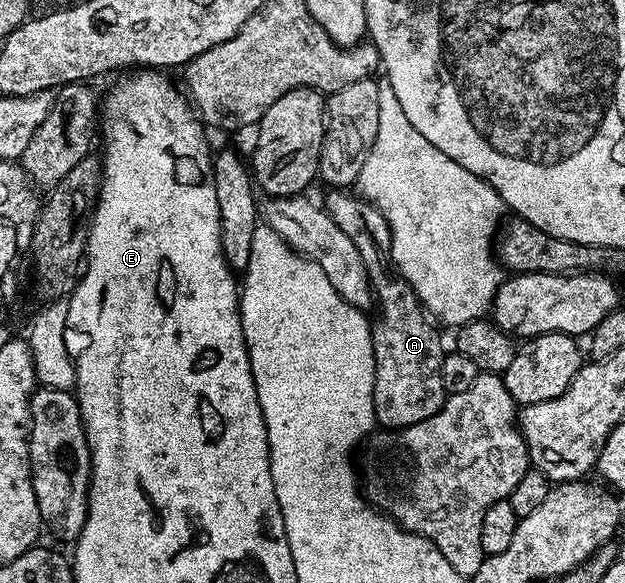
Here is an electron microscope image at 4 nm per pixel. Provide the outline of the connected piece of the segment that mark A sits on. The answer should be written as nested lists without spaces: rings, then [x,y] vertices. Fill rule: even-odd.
[[[331,190],[328,191],[325,207],[327,213],[349,234],[349,239],[353,241],[353,246],[357,246],[357,251],[361,253],[361,258],[365,262],[365,270],[371,279],[371,289],[375,292],[375,304],[379,308],[379,317],[374,317],[371,325],[371,337],[373,338],[373,379],[371,381],[371,406],[373,416],[384,429],[408,428],[425,418],[433,418],[437,410],[441,410],[445,399],[443,383],[441,382],[441,362],[445,355],[443,340],[439,337],[437,329],[431,325],[431,320],[427,317],[427,312],[423,309],[423,304],[419,301],[417,293],[411,289],[411,284],[407,280],[402,280],[395,273],[395,268],[391,265],[391,227],[387,224],[387,217],[383,216],[371,205],[370,200],[364,200],[362,196],[351,190]]]

